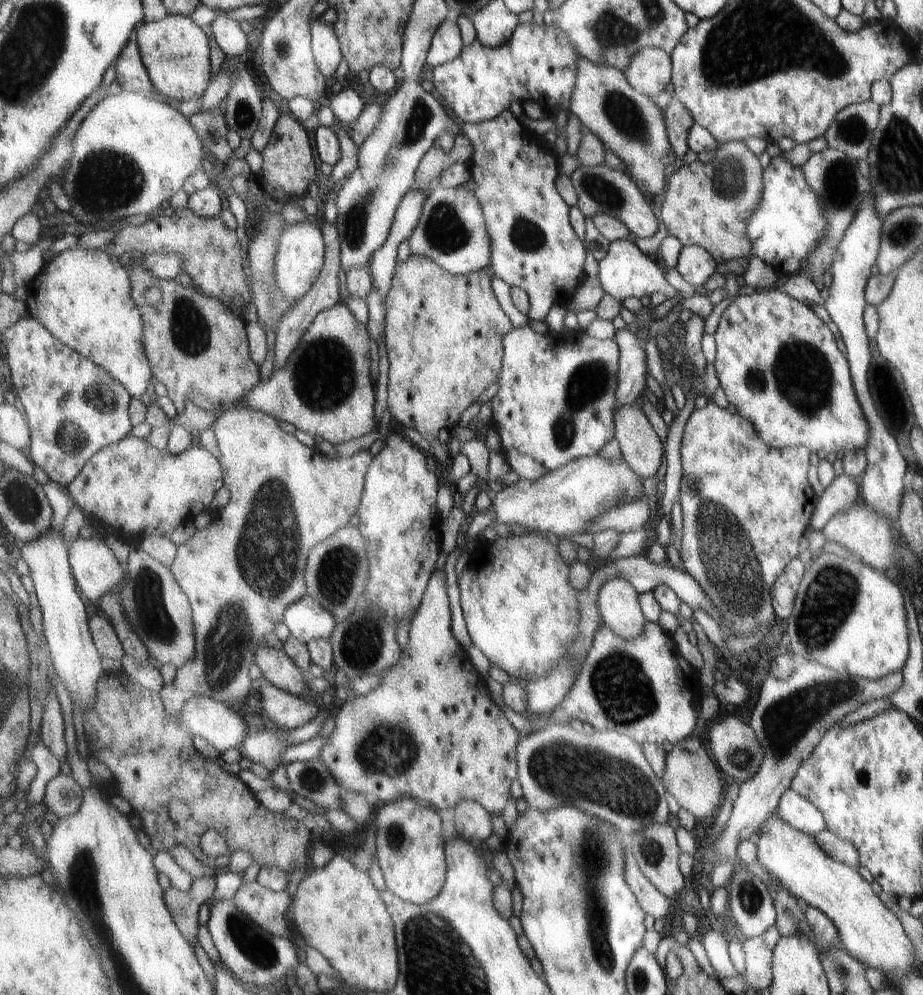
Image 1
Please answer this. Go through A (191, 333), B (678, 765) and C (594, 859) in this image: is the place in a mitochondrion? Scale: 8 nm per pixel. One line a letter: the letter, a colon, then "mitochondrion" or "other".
A: mitochondrion
B: other
C: mitochondrion

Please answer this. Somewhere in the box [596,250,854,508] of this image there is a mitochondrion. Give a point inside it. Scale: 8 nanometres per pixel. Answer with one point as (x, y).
(801, 372)

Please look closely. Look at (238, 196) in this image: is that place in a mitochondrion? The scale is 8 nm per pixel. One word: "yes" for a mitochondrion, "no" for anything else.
no

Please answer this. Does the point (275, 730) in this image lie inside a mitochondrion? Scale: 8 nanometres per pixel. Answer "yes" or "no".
no

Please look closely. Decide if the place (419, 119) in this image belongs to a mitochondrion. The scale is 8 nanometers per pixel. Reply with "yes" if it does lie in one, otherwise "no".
yes

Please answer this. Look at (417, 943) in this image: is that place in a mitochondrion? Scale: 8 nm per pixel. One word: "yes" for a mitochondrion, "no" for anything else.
yes

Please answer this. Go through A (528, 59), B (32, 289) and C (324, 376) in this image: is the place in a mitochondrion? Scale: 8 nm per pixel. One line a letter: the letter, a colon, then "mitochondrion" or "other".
A: other
B: other
C: mitochondrion

